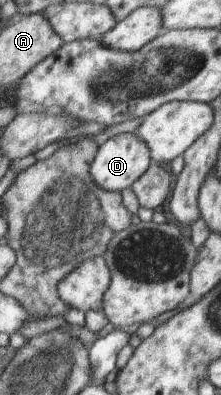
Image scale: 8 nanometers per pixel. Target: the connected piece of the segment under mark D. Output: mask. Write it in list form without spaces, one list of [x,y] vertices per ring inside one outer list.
[[[119,133],[109,138],[97,151],[92,165],[93,179],[107,191],[121,192],[151,167],[149,147],[135,133]]]

